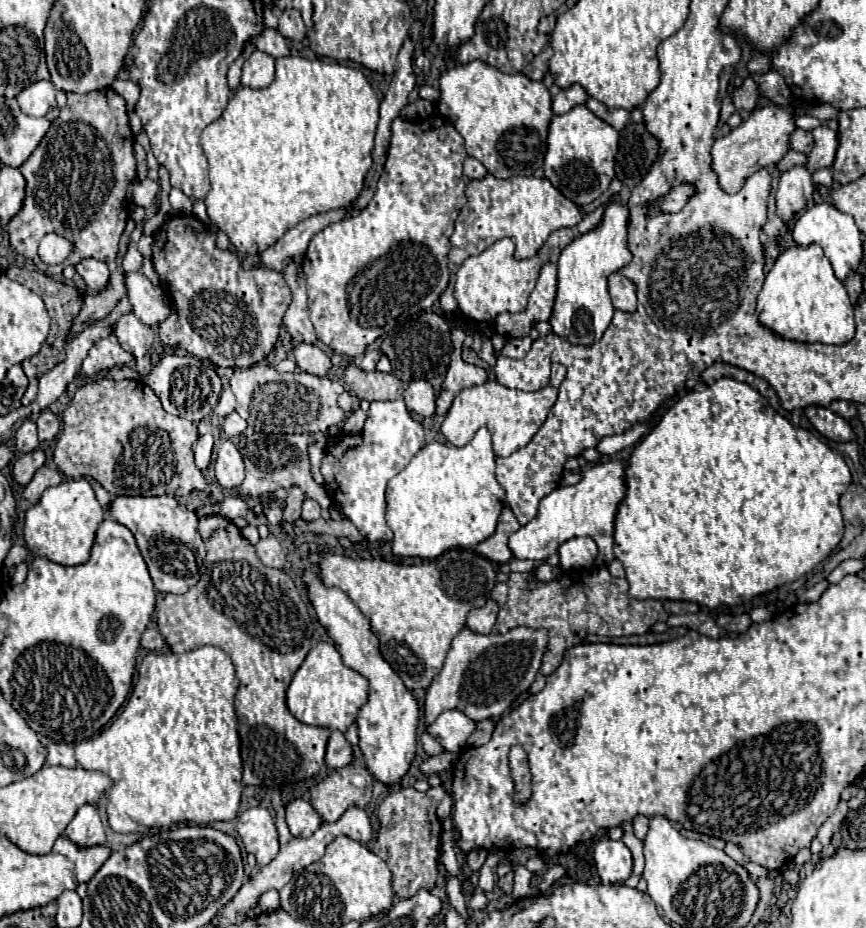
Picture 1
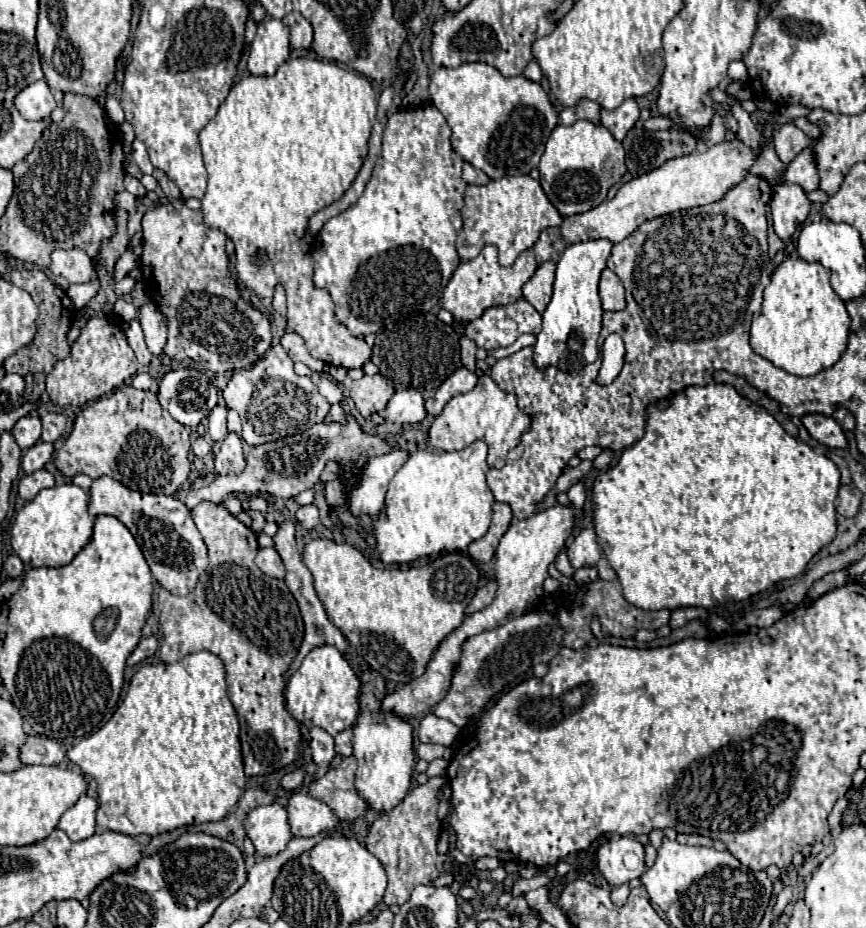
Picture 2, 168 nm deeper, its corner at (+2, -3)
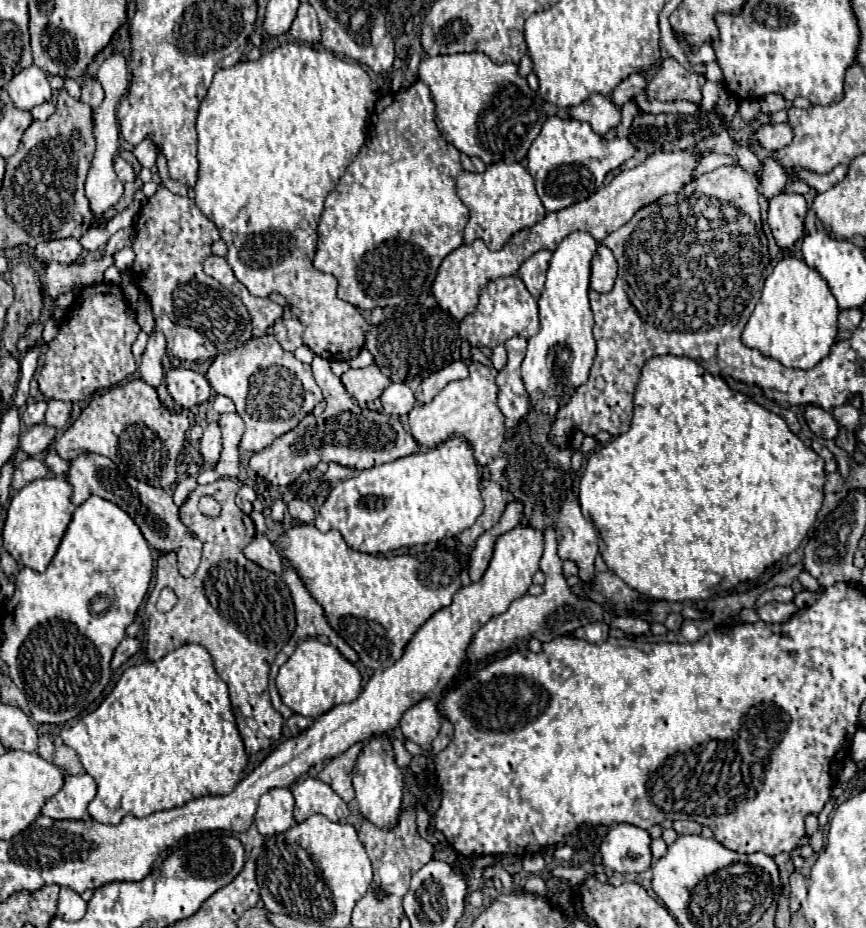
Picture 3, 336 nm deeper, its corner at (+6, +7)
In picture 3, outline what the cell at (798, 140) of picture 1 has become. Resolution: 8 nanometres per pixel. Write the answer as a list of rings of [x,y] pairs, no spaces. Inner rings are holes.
[[[762,123],[752,133],[752,141],[768,151],[778,151],[792,141],[792,129],[788,123]]]

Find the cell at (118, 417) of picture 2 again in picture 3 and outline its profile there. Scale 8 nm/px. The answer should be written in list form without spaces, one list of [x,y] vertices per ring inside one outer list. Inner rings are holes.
[[[132,379],[132,381],[124,381],[120,385],[114,385],[108,391],[96,393],[92,397],[92,401],[88,403],[88,407],[80,413],[80,417],[72,423],[72,427],[68,431],[64,431],[64,435],[56,441],[54,449],[56,453],[70,461],[72,457],[80,455],[80,453],[98,453],[104,457],[110,457],[118,469],[138,481],[144,481],[152,487],[170,487],[176,479],[176,459],[178,453],[184,447],[184,439],[186,439],[186,431],[190,427],[190,421],[184,413],[176,413],[176,411],[168,411],[158,395],[156,389],[150,387],[148,383],[144,383],[142,379]]]

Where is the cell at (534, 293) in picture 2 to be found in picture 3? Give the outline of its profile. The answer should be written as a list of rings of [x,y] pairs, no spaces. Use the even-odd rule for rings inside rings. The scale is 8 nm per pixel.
[[[542,249],[538,253],[534,253],[532,257],[528,257],[520,269],[518,269],[518,275],[520,279],[524,281],[526,289],[538,299],[542,289],[544,289],[544,281],[546,281],[546,271],[548,271],[548,263],[550,263],[550,257],[552,257],[552,251],[548,249]]]

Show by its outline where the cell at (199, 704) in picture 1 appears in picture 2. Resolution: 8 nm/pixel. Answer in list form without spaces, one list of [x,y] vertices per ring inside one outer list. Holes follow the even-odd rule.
[[[198,651],[198,653],[190,653],[186,655],[182,661],[176,663],[154,663],[154,665],[142,665],[132,681],[130,681],[130,689],[124,697],[124,701],[120,703],[120,707],[116,709],[116,713],[112,715],[112,719],[100,727],[96,733],[92,733],[90,737],[82,739],[78,745],[74,745],[68,751],[68,759],[72,763],[76,763],[84,775],[92,777],[98,783],[98,799],[100,799],[100,807],[96,813],[96,823],[104,829],[116,831],[116,833],[126,833],[130,837],[136,835],[160,835],[166,831],[174,831],[178,827],[186,827],[186,825],[200,825],[200,823],[210,823],[210,821],[222,821],[230,809],[238,803],[238,797],[244,791],[246,785],[246,777],[244,777],[244,765],[242,765],[242,753],[240,753],[240,739],[238,739],[238,717],[236,711],[226,695],[226,669],[220,657],[216,657],[210,651]]]

